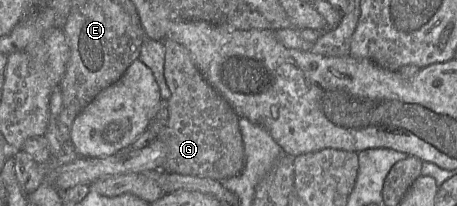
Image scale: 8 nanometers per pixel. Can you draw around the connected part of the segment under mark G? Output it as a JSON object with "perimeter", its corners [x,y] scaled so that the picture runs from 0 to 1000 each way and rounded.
{"perimeter":[[[359,189],[363,262],[359,369],[374,442],[368,490],[370,578],[359,631],[344,650],[365,714],[354,825],[370,840],[486,874],[523,845],[536,796],[534,704],[523,621],[525,568],[499,490],[449,383],[427,316],[416,252],[385,199]]]}

